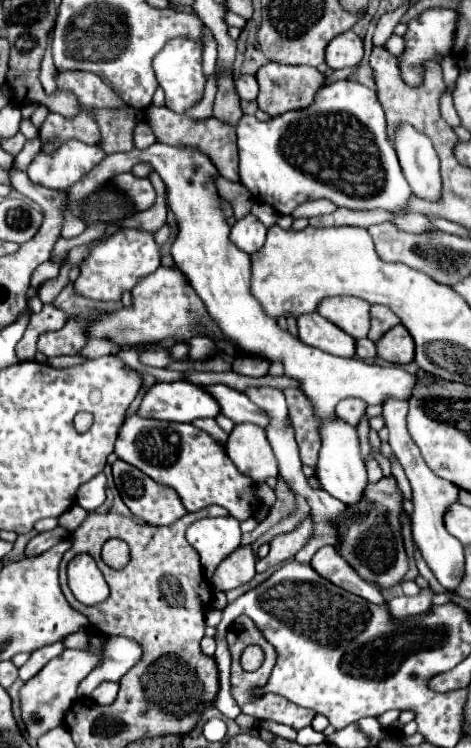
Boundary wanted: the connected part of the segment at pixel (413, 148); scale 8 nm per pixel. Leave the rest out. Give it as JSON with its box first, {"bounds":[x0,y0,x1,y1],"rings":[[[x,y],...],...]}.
{"bounds":[394,124,440,200],"rings":[[[400,124],[396,128],[394,148],[412,192],[424,200],[440,198],[440,164],[430,138],[408,124]]]}

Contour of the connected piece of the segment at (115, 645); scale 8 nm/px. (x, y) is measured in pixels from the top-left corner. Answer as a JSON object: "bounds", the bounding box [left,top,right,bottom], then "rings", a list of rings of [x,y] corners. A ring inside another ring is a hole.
{"bounds":[78,636,142,696],"rings":[[[120,636],[108,638],[104,646],[104,662],[88,678],[80,682],[78,694],[90,696],[92,690],[104,680],[118,682],[132,666],[136,666],[136,662],[140,662],[140,654],[142,648],[140,644],[136,644],[136,640],[120,638]]]}

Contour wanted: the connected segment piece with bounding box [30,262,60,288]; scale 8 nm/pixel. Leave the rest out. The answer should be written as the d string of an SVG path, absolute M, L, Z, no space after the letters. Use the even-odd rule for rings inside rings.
M44 262L44 264L40 264L40 266L34 270L34 274L32 274L30 286L32 286L32 288L38 288L40 282L50 280L50 278L56 278L56 276L58 276L58 268L60 268L60 266L54 264L54 262Z

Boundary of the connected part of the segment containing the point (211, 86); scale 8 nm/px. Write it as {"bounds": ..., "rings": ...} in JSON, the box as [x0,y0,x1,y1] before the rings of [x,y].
{"bounds":[186,76,216,118],"rings":[[[210,76],[208,78],[208,86],[206,86],[206,94],[204,94],[202,102],[196,108],[190,108],[190,112],[186,112],[186,114],[190,118],[210,118],[212,116],[214,94],[216,94],[216,76]]]}

